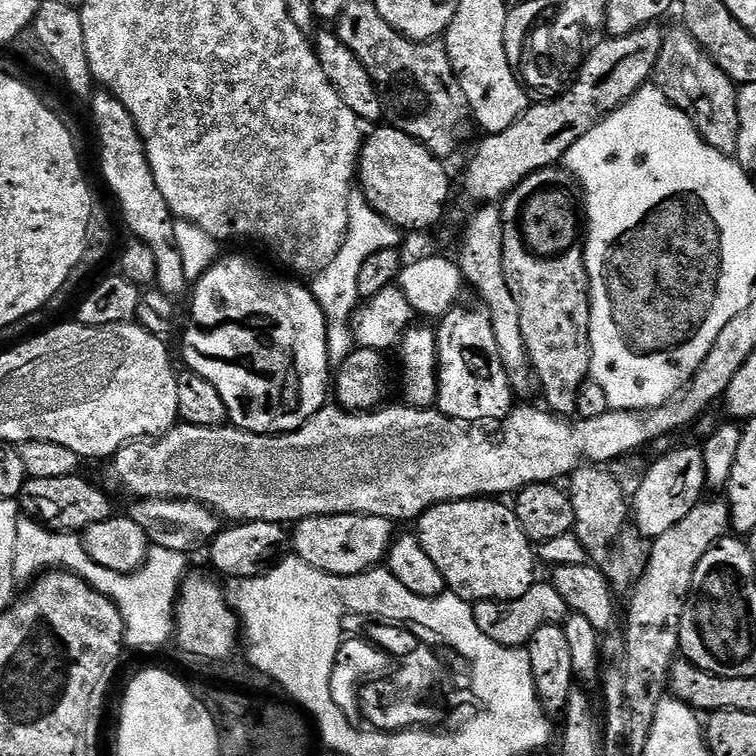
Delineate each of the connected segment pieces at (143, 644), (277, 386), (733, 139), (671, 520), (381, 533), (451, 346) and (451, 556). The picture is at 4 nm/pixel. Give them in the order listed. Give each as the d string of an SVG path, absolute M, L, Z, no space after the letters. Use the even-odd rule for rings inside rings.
M21 515L18 522L18 532L15 534L14 570L17 581L26 582L35 579L41 572L49 570L63 570L80 576L92 588L113 600L120 608L124 619L124 642L129 649L132 648L160 648L167 640L174 636L176 622L176 601L180 595L180 585L184 577L189 575L189 557L183 552L166 550L155 546L149 547L148 556L144 565L136 572L118 572L107 570L104 566L98 566L90 554L85 550L83 539L77 533L52 532L44 525L38 523L29 516Z
M226 256L217 259L191 289L192 321L184 332L187 371L200 375L218 390L231 427L263 436L293 432L325 407L324 399L330 396L328 327L324 311L318 306L311 287L303 288L292 280L271 276L244 256Z
M677 26L673 32L665 35L662 52L658 54L654 83L675 108L691 116L701 138L714 146L714 150L735 153L740 133L736 97L738 85L701 50L700 43L689 34L687 28Z
M703 447L672 448L665 456L660 456L648 468L648 473L640 480L636 493L630 496L630 520L645 536L648 542L656 540L666 530L671 530L694 510L706 492L706 462Z
M311 516L299 521L295 528L290 536L291 551L319 572L371 572L385 563L394 543L393 521L377 516Z
M457 306L445 316L439 317L440 328L435 329L437 354L439 356L439 376L437 378L438 411L444 416L471 420L473 422L499 422L507 418L514 407L514 393L508 381L508 371L498 358L498 342L494 342L494 326L483 307L464 308Z
M477 498L474 500L451 500L445 504L436 504L426 510L414 524L414 534L422 542L422 550L430 554L434 566L438 566L447 591L453 596L469 602L477 600L503 600L522 598L530 586L537 583L536 568L538 556L532 541L526 538L518 522L515 511L496 498Z

